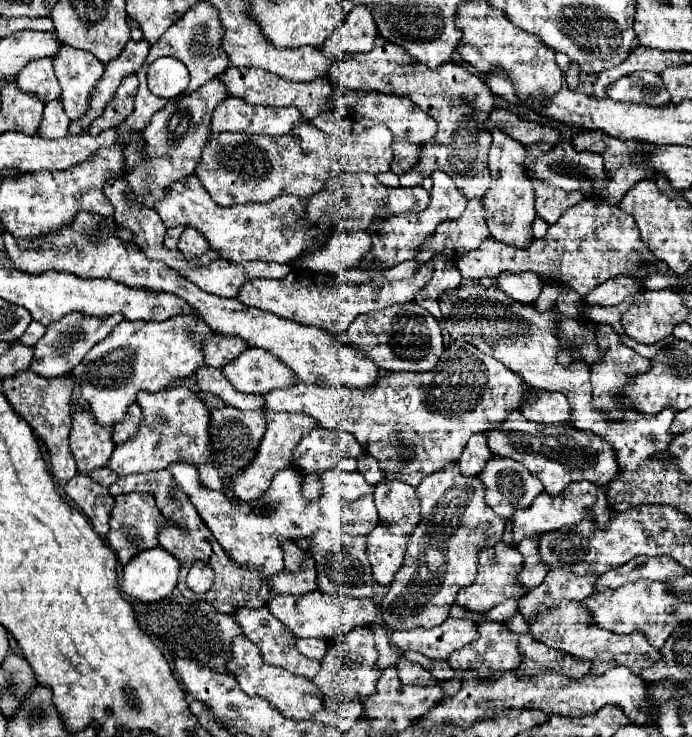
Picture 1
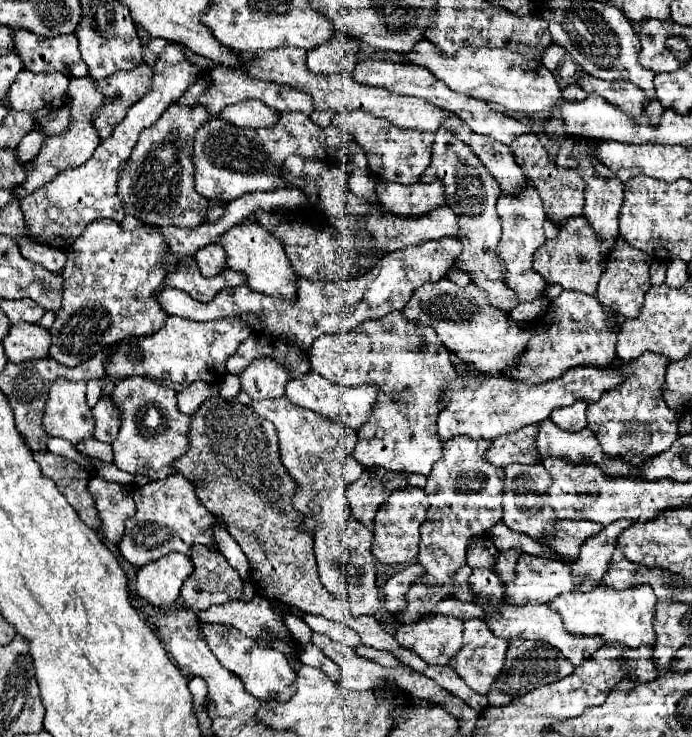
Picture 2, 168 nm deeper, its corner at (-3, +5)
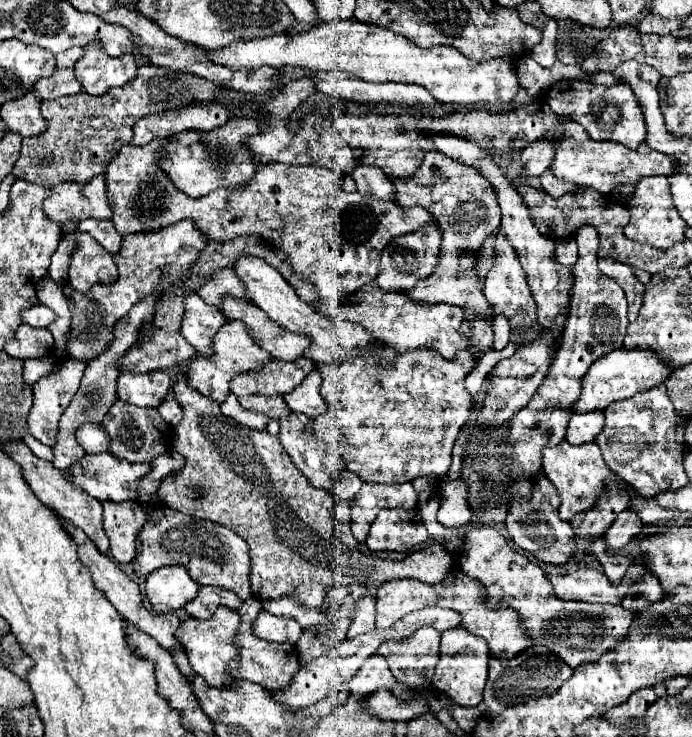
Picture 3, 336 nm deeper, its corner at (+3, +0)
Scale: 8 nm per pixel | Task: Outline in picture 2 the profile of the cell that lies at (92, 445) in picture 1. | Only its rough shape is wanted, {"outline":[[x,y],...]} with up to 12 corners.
{"outline":[[54,382],[46,432],[78,444],[94,438],[86,382]]}

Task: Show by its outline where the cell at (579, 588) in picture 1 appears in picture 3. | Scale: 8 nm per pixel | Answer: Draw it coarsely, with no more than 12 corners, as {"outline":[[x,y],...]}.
{"outline":[[632,509],[616,517],[604,541],[610,549],[644,535],[644,523]]}

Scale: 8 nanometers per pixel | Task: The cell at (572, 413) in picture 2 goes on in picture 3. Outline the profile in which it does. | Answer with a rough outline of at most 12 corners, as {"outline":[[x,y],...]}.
{"outline":[[602,411],[572,413],[566,441],[590,443],[604,429]]}

